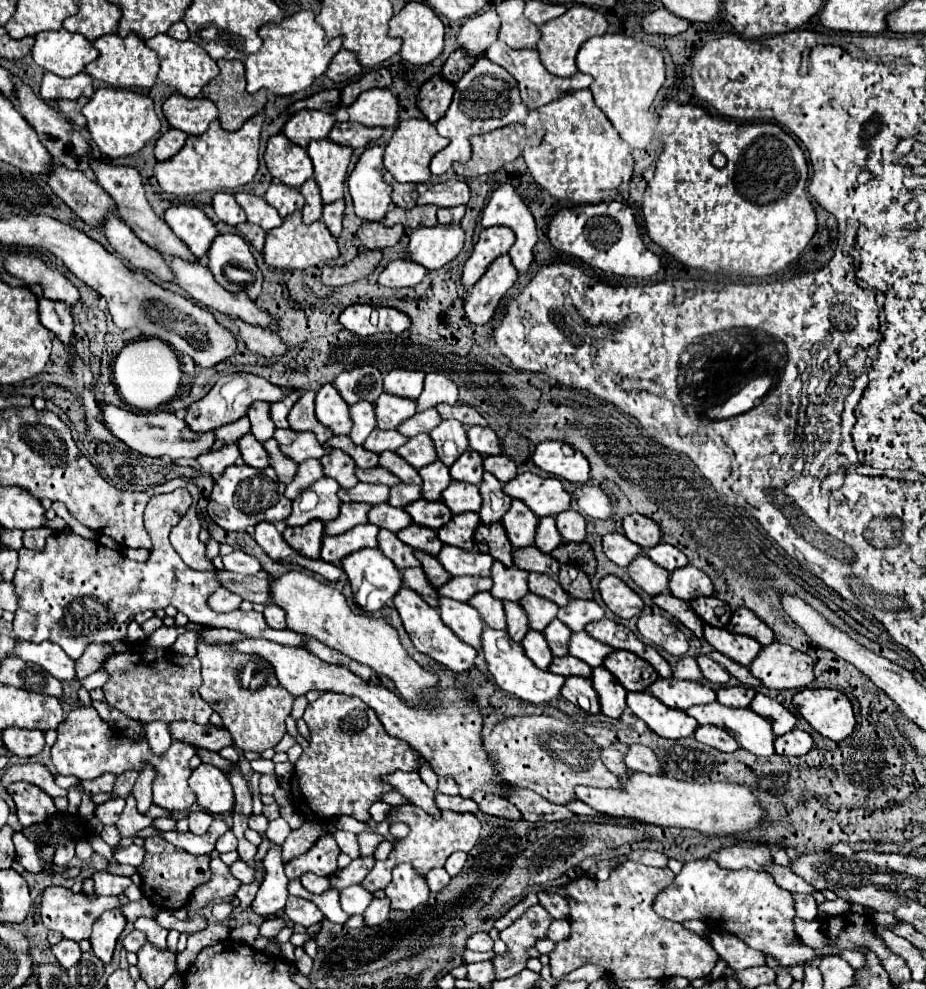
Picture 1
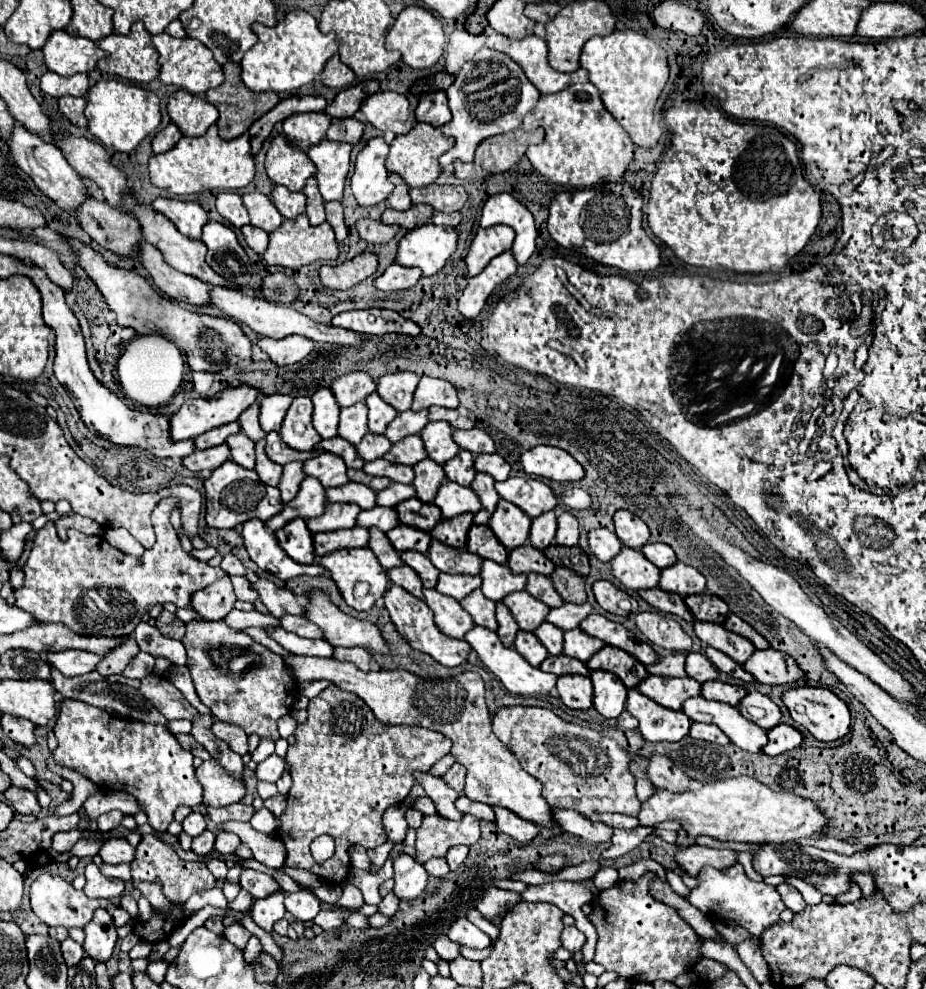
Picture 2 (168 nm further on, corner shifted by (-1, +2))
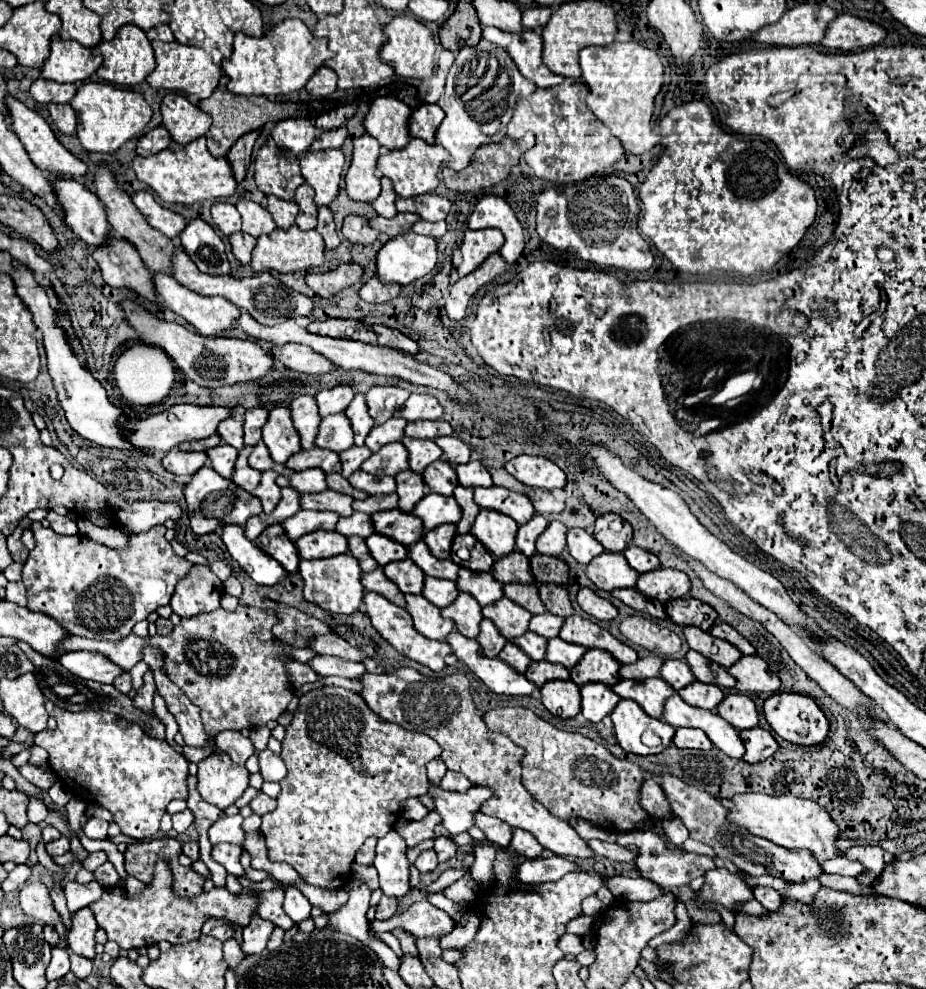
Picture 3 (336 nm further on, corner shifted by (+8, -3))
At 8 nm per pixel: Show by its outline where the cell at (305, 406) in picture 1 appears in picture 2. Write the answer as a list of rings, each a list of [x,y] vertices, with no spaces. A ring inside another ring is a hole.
[[[297,397],[291,403],[283,427],[279,431],[281,437],[285,437],[287,445],[299,451],[311,451],[321,441],[321,435],[313,429],[311,417],[313,417],[311,397]]]

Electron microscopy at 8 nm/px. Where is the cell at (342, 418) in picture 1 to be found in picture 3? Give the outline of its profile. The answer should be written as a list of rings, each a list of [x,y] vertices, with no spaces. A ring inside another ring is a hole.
[[[300,396],[292,400],[290,414],[292,414],[292,424],[296,426],[296,432],[300,434],[302,450],[314,448],[316,426],[320,426],[320,420],[322,420],[318,414],[316,400],[312,396]]]

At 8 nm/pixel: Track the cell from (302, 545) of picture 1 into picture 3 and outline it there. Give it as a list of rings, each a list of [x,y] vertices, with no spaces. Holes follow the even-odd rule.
[[[272,524],[268,526],[256,540],[256,546],[260,546],[260,550],[264,550],[268,556],[272,556],[288,574],[294,574],[298,570],[298,550],[294,546],[294,542],[288,540],[288,536],[284,534],[280,524]]]

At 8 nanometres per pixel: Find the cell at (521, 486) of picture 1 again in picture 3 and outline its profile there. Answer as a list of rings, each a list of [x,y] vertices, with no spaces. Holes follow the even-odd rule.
[[[500,486],[476,488],[474,502],[480,508],[506,514],[506,516],[514,518],[518,524],[526,524],[534,516],[534,506],[524,494],[516,494],[506,488],[500,488]]]

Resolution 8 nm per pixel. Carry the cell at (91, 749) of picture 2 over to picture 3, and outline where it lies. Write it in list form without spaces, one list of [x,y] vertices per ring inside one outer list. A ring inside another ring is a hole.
[[[46,702],[46,710],[52,718],[56,718],[54,730],[42,730],[34,734],[34,744],[42,746],[48,752],[48,766],[58,776],[58,780],[80,800],[94,802],[104,806],[114,822],[120,826],[124,836],[136,840],[148,840],[158,834],[160,818],[166,812],[166,806],[174,798],[188,798],[186,776],[188,776],[188,760],[174,752],[168,742],[150,738],[138,724],[118,718],[116,714],[108,714],[106,710],[82,710],[70,712],[60,710],[52,702]]]

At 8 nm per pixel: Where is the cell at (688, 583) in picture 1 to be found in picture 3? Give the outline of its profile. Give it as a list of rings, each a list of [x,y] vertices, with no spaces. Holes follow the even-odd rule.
[[[658,568],[654,572],[646,572],[638,578],[636,590],[642,592],[646,598],[660,600],[662,604],[666,604],[668,600],[682,598],[688,594],[690,578],[680,570]]]

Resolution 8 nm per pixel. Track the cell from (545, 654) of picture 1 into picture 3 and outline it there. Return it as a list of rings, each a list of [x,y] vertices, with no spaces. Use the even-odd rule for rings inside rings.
[[[506,642],[506,646],[502,648],[502,652],[498,654],[498,658],[502,660],[502,662],[506,662],[508,666],[512,666],[516,672],[520,672],[520,674],[524,674],[526,672],[526,668],[528,668],[528,664],[532,662],[522,650],[518,650],[516,648],[516,644],[512,644],[512,642]]]

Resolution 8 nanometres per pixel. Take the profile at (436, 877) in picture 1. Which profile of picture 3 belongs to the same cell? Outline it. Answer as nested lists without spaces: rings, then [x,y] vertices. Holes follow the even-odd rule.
[[[430,848],[430,850],[422,850],[420,856],[416,858],[414,866],[420,870],[420,872],[432,872],[436,866],[438,866],[438,858],[436,858],[436,852]]]

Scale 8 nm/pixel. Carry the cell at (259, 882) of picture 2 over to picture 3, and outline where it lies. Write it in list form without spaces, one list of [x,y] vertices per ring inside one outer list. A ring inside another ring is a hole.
[[[284,890],[260,892],[258,914],[260,914],[260,918],[270,920],[274,926],[280,926],[282,930],[292,930],[296,924],[294,924],[294,920],[284,912],[282,900],[284,900]]]

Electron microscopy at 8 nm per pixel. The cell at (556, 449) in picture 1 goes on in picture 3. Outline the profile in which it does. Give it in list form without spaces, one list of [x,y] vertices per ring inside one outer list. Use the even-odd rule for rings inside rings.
[[[516,456],[504,468],[518,482],[532,488],[554,490],[566,486],[566,474],[560,468],[556,468],[552,460],[540,456]]]

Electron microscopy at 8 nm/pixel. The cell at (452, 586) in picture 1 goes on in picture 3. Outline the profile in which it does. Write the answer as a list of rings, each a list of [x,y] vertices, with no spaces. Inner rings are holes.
[[[426,576],[422,596],[424,596],[428,602],[432,602],[434,606],[444,608],[444,606],[448,606],[452,600],[456,600],[458,590],[456,590],[456,584],[454,584],[452,580],[442,580],[442,578]]]

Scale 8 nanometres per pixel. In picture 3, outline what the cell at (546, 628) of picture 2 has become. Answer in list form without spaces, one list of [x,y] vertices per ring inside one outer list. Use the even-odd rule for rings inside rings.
[[[526,632],[522,634],[520,638],[514,638],[510,640],[514,642],[520,650],[524,650],[532,660],[544,660],[544,654],[546,654],[546,640],[534,632]]]

